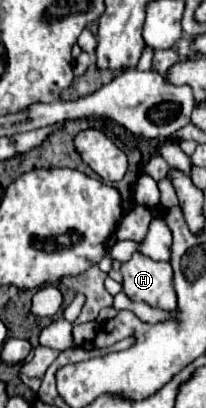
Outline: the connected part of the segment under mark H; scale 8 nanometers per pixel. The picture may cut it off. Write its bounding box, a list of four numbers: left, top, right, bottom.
[121,254,177,310]

